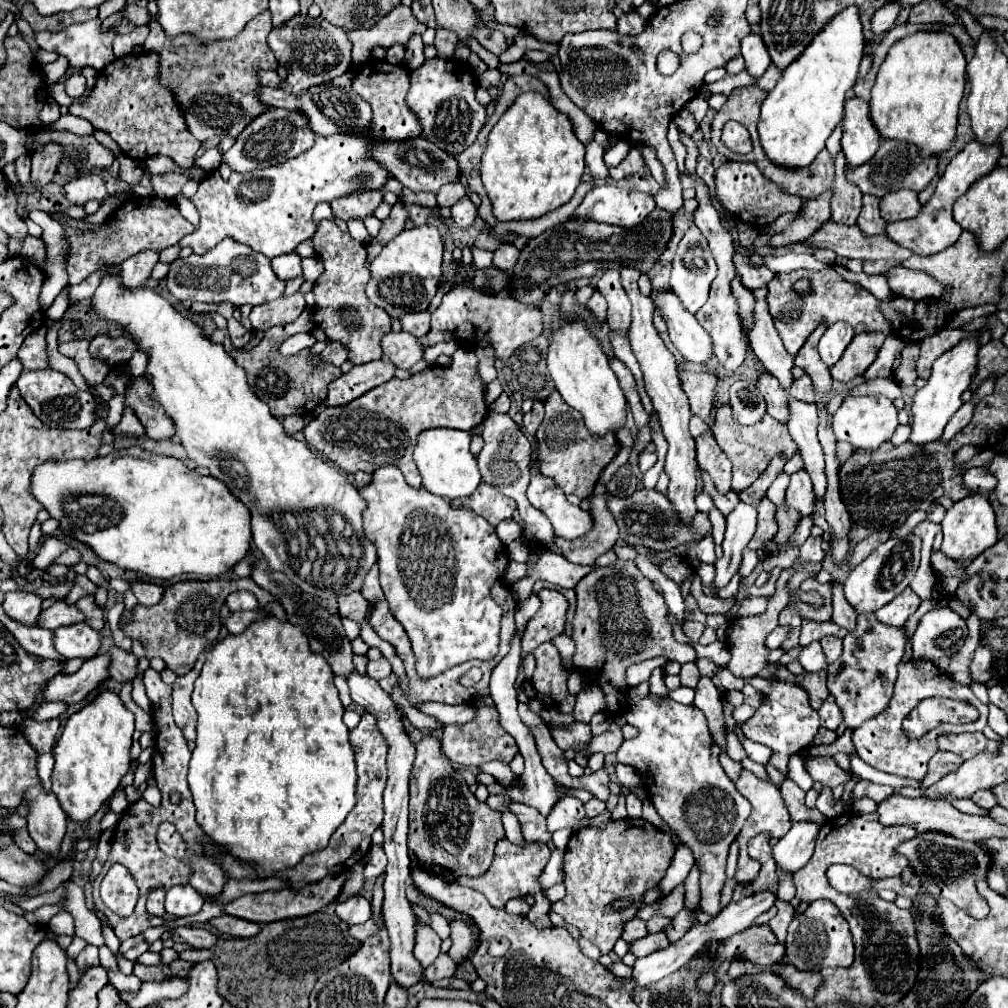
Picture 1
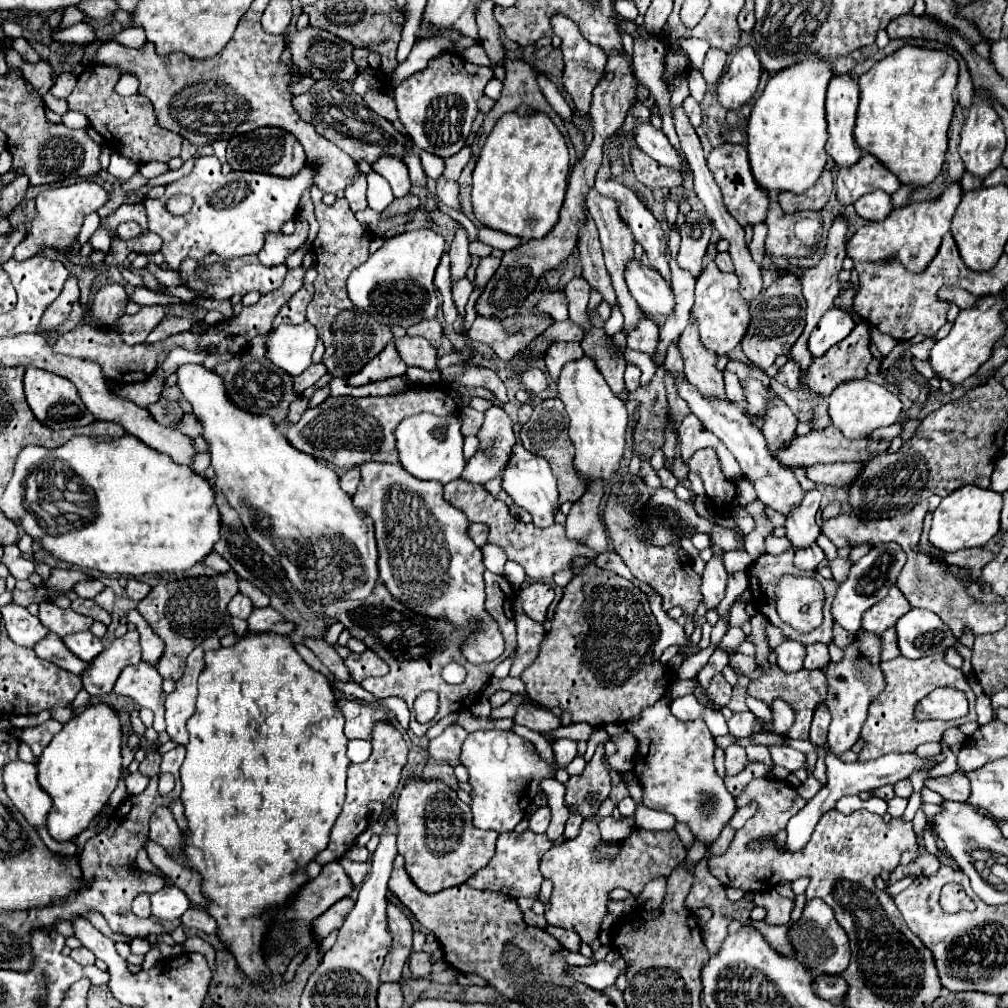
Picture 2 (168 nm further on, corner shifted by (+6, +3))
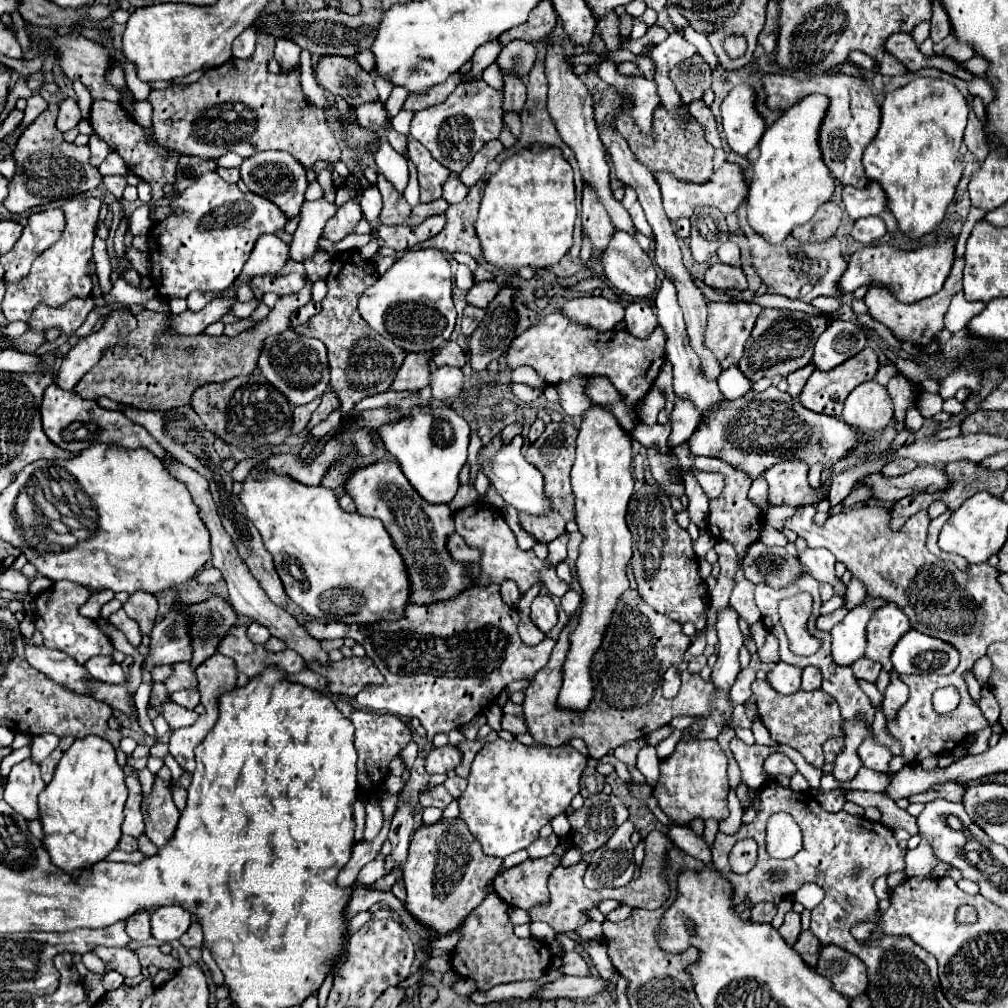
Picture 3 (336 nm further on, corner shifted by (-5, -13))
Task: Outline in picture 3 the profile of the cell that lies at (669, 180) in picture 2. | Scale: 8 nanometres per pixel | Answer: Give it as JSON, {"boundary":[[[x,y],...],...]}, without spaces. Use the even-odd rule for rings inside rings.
{"boundary":[[[657,108],[657,116],[653,116],[653,128],[655,128],[655,136],[645,136],[641,132],[637,132],[637,128],[633,128],[633,120],[629,120],[629,116],[625,116],[625,112],[617,112],[617,132],[627,140],[631,152],[635,154],[635,158],[649,168],[649,172],[669,172],[679,180],[685,182],[693,182],[693,184],[701,184],[707,182],[713,174],[713,146],[707,144],[707,140],[701,136],[701,126],[693,120],[693,132],[689,132],[689,136],[685,136],[685,132],[681,132],[681,128],[677,128],[677,120],[673,120],[673,116],[669,116],[667,112],[661,112],[661,108]]]}

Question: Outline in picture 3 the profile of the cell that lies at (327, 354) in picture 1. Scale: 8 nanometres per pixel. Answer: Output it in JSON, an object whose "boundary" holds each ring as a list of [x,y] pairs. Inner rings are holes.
{"boundary":[[[317,396],[313,402],[297,406],[293,410],[293,432],[303,432],[305,430],[305,424],[309,422],[309,418],[315,412],[315,408],[319,406],[319,402],[321,402],[321,396]]]}

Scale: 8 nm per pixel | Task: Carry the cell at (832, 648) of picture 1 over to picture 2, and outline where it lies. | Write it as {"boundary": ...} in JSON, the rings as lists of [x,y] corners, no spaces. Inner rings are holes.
{"boundary":[[[810,644],[806,646],[806,658],[804,658],[804,668],[806,670],[822,670],[826,668],[826,664],[830,662],[830,654],[828,654],[828,646],[824,644]]]}

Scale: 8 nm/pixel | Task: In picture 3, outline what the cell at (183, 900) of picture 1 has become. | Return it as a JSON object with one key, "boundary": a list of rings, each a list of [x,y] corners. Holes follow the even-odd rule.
{"boundary":[[[161,906],[151,914],[151,934],[159,942],[179,940],[191,926],[193,916],[181,906]]]}

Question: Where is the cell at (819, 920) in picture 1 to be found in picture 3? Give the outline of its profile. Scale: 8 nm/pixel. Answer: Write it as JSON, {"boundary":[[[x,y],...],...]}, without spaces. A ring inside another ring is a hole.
{"boundary":[[[829,944],[821,946],[819,962],[815,968],[821,976],[829,978],[833,988],[845,996],[853,998],[867,990],[867,968],[865,964],[851,952]]]}

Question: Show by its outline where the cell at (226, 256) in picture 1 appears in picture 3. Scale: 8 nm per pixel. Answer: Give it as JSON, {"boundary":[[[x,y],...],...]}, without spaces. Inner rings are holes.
{"boundary":[[[289,262],[277,276],[255,276],[251,280],[251,288],[259,292],[275,292],[279,296],[295,294],[305,284],[305,268],[299,262]]]}

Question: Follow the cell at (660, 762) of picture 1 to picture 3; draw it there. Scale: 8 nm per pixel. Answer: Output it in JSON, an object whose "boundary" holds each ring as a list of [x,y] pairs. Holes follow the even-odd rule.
{"boundary":[[[681,740],[675,752],[661,760],[661,776],[653,788],[653,796],[659,808],[677,826],[689,826],[695,818],[701,820],[725,820],[729,816],[727,808],[727,756],[719,748],[717,740]]]}

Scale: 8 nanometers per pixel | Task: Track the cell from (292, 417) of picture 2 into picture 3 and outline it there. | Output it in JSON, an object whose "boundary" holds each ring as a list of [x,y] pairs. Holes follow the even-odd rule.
{"boundary":[[[325,392],[323,394],[323,398],[321,398],[321,404],[319,404],[319,408],[313,412],[313,416],[311,416],[311,420],[309,420],[309,424],[307,424],[307,428],[305,430],[311,430],[313,426],[317,426],[319,422],[323,422],[333,410],[339,410],[339,400],[337,400],[337,396],[335,394],[331,394],[331,392]]]}

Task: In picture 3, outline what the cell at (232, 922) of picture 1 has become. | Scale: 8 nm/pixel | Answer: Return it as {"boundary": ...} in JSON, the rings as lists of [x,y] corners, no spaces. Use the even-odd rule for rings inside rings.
{"boundary":[[[193,922],[189,926],[189,930],[179,938],[179,942],[185,946],[185,948],[193,948],[193,946],[203,946],[203,928],[199,922]]]}

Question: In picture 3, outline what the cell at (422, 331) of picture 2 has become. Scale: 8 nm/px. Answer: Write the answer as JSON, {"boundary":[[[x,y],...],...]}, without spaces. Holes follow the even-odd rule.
{"boundary":[[[447,340],[441,348],[437,348],[435,350],[435,364],[437,366],[457,366],[457,368],[461,368],[461,366],[465,366],[465,362],[467,362],[467,358],[465,358],[465,352],[461,350],[461,346],[457,344],[457,342],[453,342],[453,340]]]}

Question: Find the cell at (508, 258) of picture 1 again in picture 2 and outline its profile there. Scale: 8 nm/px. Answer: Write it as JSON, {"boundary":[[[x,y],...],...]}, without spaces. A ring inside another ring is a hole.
{"boundary":[[[486,256],[486,258],[482,258],[480,262],[478,262],[478,268],[476,268],[476,284],[478,286],[484,286],[492,276],[494,276],[494,272],[496,272],[496,268],[500,266],[500,260],[498,258],[494,258],[494,256]]]}

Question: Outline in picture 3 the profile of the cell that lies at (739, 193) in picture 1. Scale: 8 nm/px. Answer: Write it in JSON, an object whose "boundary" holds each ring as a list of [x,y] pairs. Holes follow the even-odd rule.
{"boundary":[[[725,162],[713,176],[709,182],[705,184],[687,184],[677,180],[673,174],[669,172],[657,172],[655,174],[657,182],[661,184],[661,194],[663,194],[663,206],[665,206],[665,214],[669,216],[669,220],[677,220],[681,216],[691,216],[695,212],[695,208],[699,206],[713,206],[719,208],[725,216],[729,214],[737,214],[739,206],[743,202],[747,202],[747,194],[749,194],[749,184],[747,184],[747,176],[745,170],[739,164],[731,164]]]}

